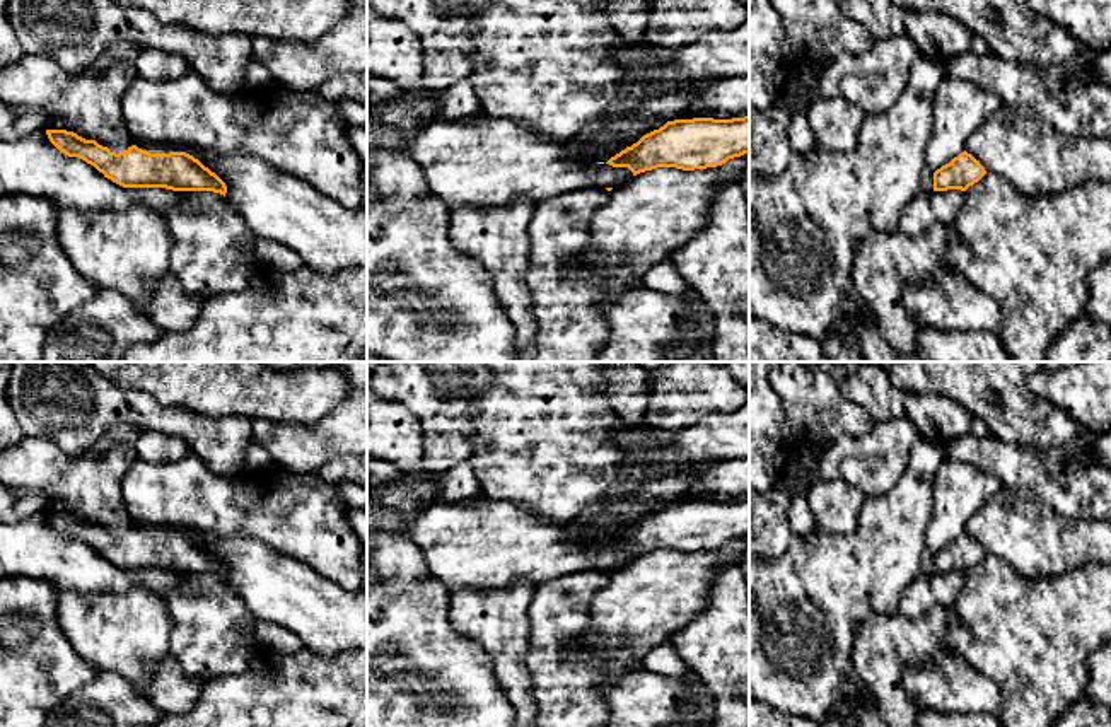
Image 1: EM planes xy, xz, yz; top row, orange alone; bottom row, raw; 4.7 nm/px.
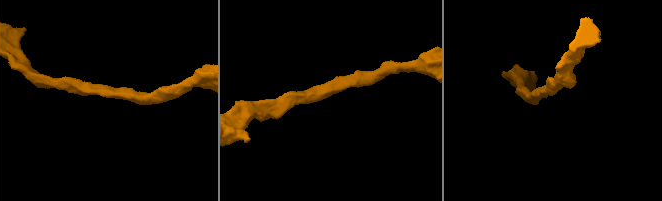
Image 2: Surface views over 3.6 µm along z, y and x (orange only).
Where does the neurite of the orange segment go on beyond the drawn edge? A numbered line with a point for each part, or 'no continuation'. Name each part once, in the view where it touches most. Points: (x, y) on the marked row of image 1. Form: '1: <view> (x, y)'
no continuation

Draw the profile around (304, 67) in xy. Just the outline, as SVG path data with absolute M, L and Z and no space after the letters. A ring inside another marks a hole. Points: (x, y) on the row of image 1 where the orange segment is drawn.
M350 0L350 5L350 14L314 41L253 39L254 58L276 82L297 92L317 92L324 82L346 72L367 73L367 0Z

